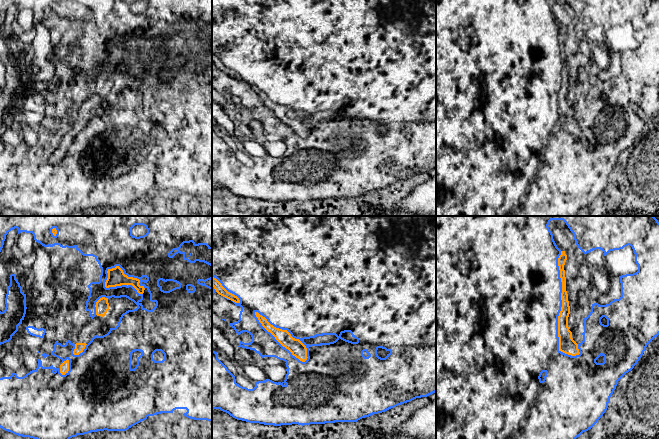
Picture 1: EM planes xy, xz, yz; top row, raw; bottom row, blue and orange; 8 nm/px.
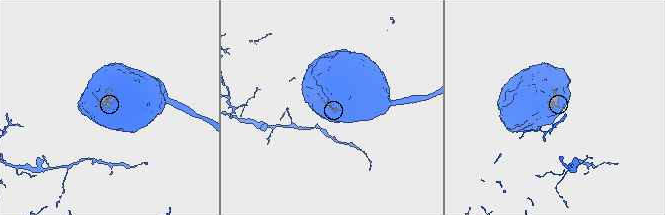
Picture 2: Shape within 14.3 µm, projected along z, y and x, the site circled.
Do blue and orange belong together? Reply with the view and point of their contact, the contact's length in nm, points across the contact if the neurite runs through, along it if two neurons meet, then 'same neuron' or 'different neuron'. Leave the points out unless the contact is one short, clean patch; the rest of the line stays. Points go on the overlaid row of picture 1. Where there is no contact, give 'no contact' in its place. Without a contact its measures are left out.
meets blue in yz at (560, 308); contact 850 nm long; same neuron

